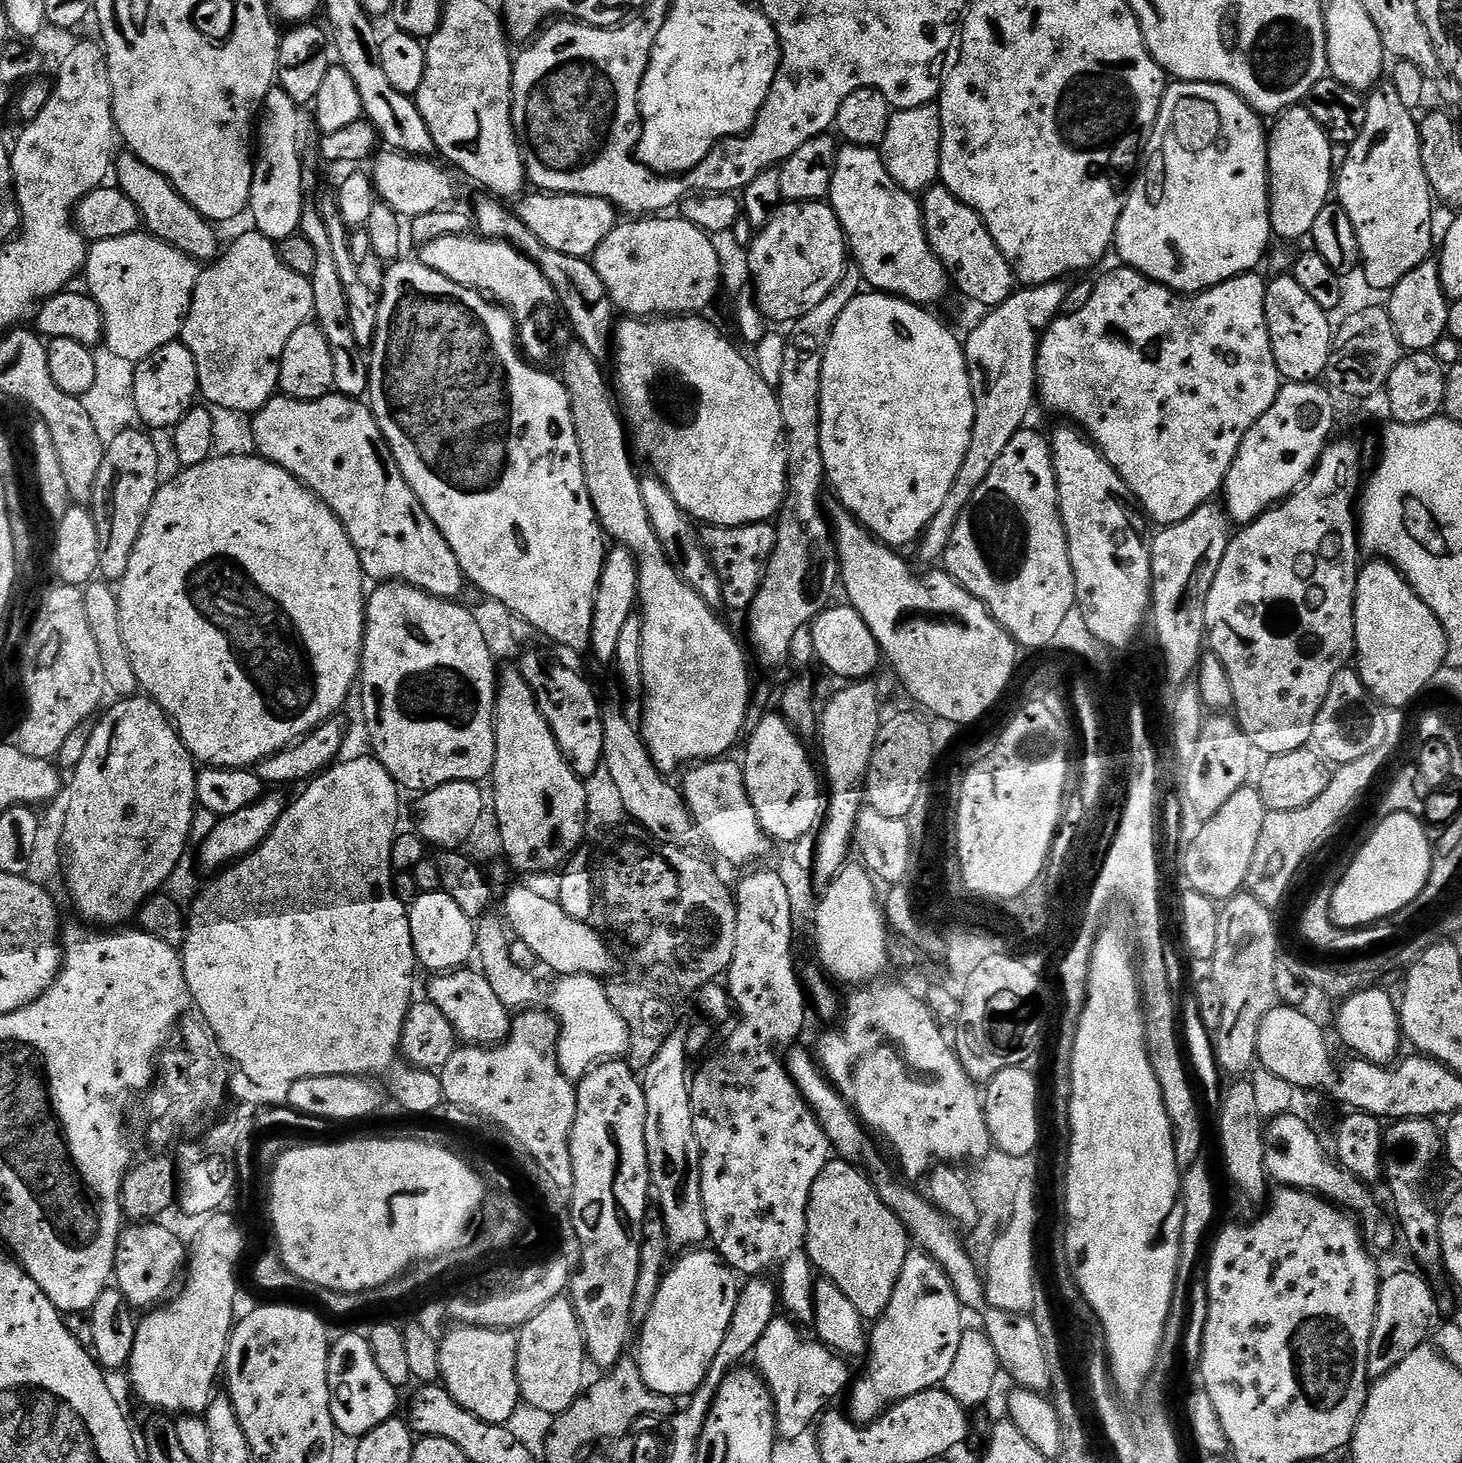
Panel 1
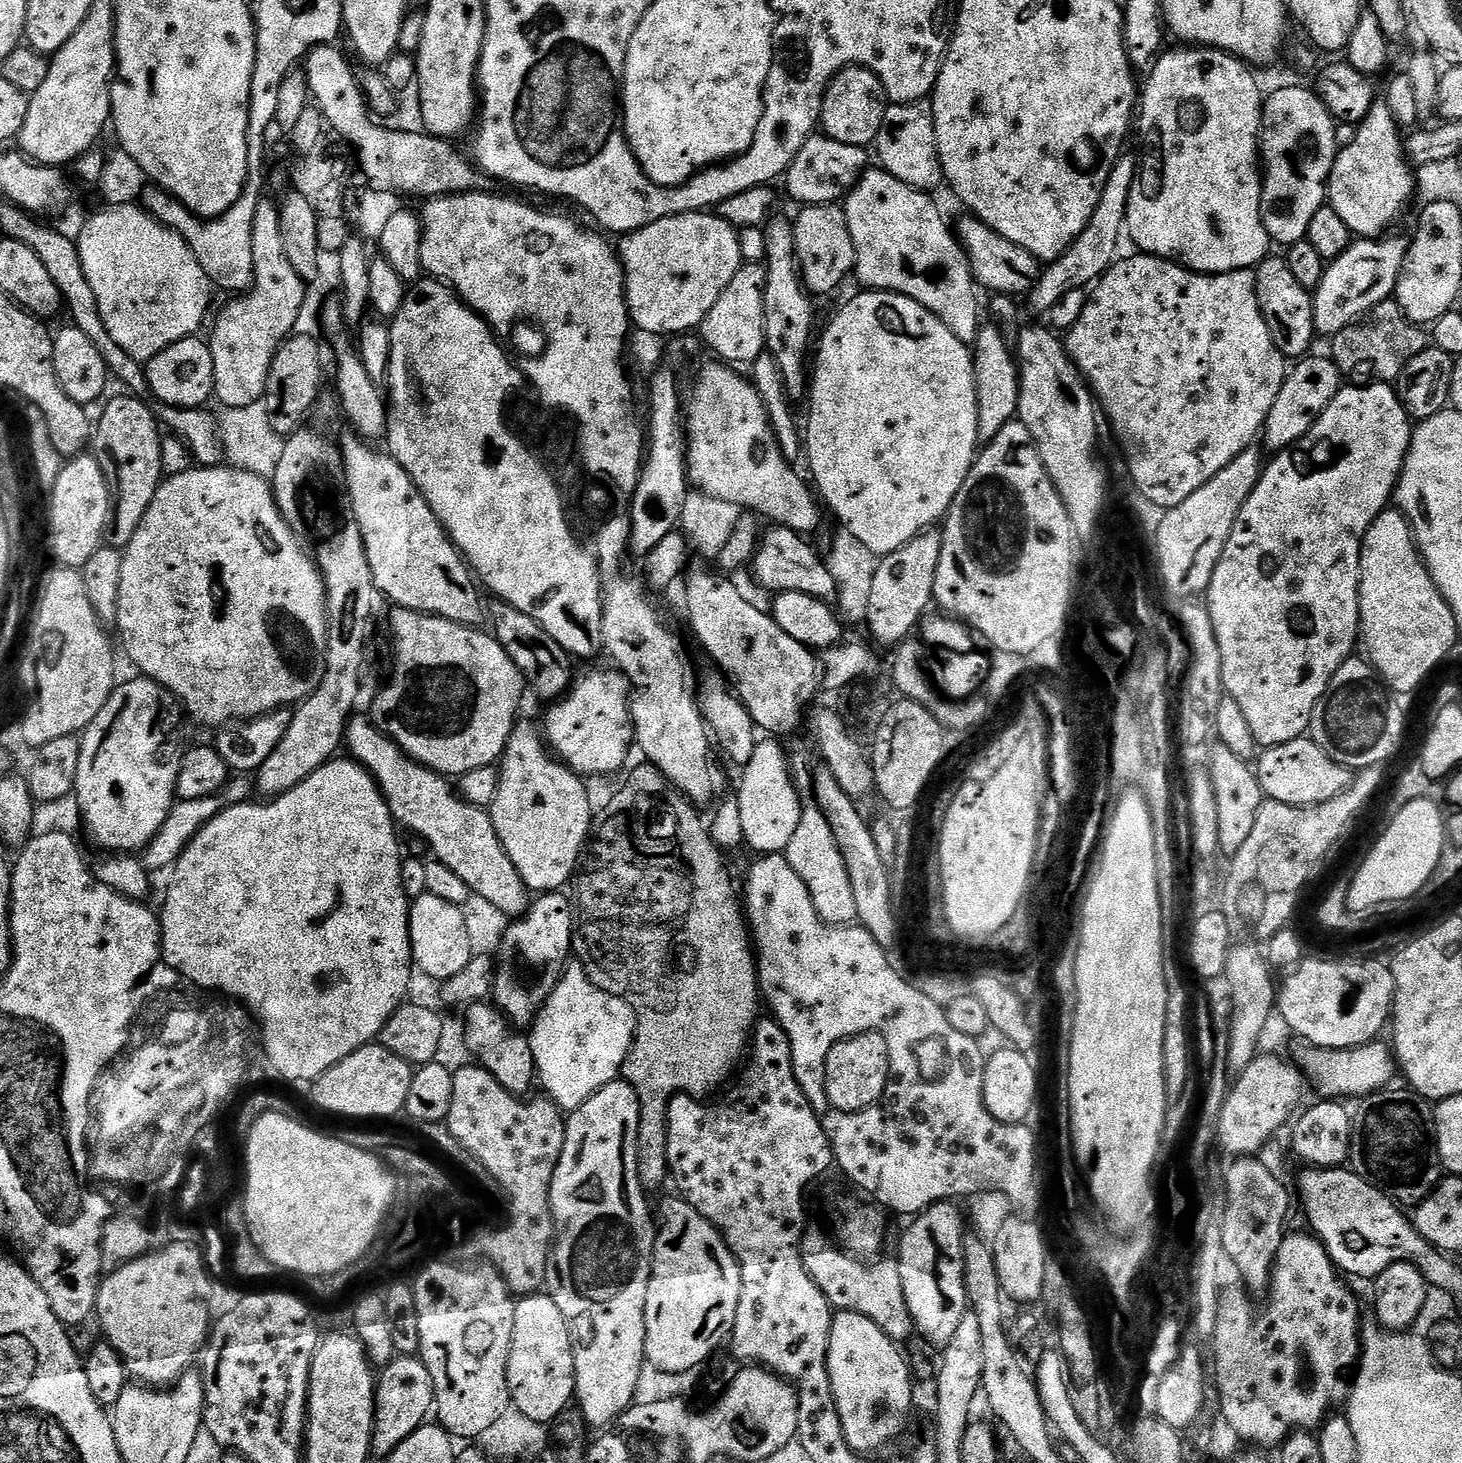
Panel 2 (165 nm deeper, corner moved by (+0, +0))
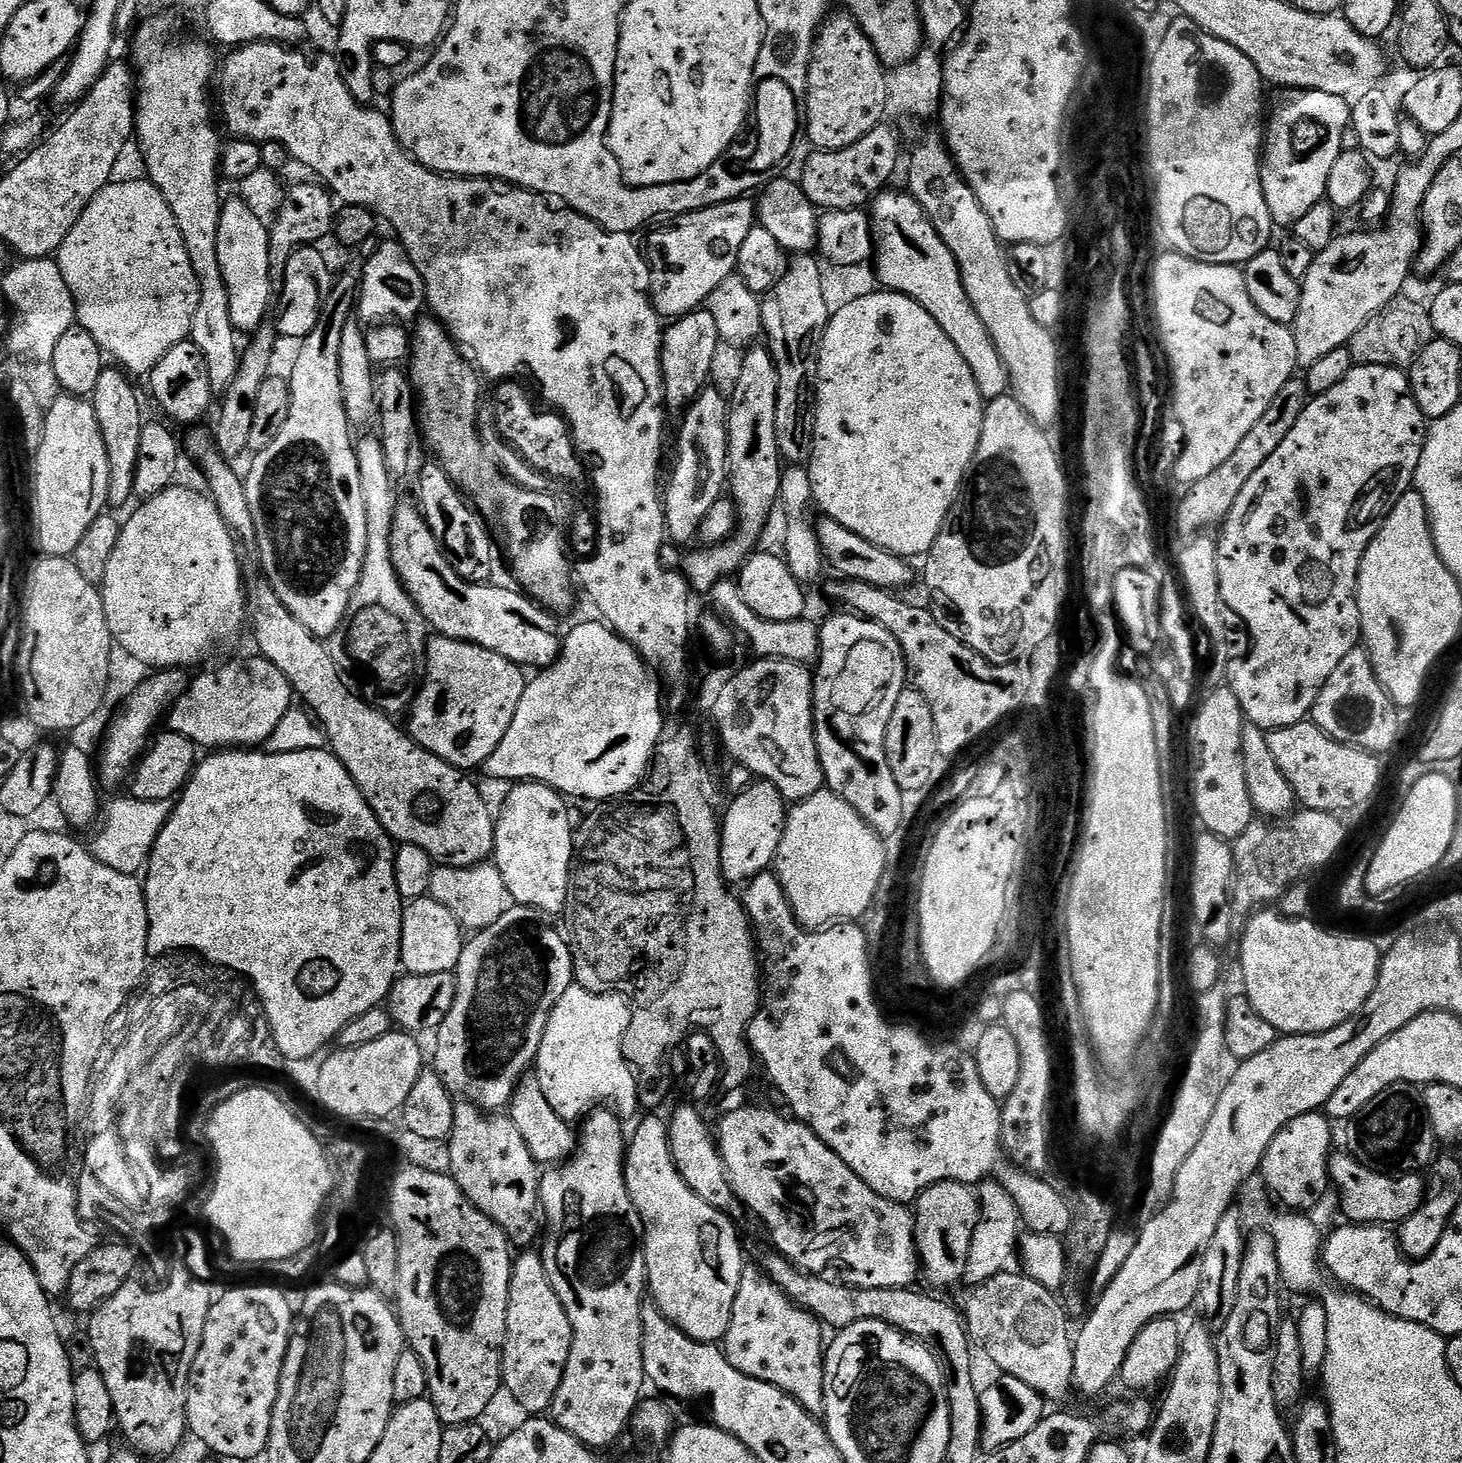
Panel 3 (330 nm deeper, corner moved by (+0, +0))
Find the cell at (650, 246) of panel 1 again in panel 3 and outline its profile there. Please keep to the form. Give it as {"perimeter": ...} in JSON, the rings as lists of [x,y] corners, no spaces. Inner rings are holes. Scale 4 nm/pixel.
{"perimeter":[[[741,198],[688,212],[684,216],[673,216],[656,226],[661,228],[653,227],[648,236],[652,307],[664,318],[679,318],[697,311],[723,280],[737,271],[742,242],[756,223],[755,203]]]}

